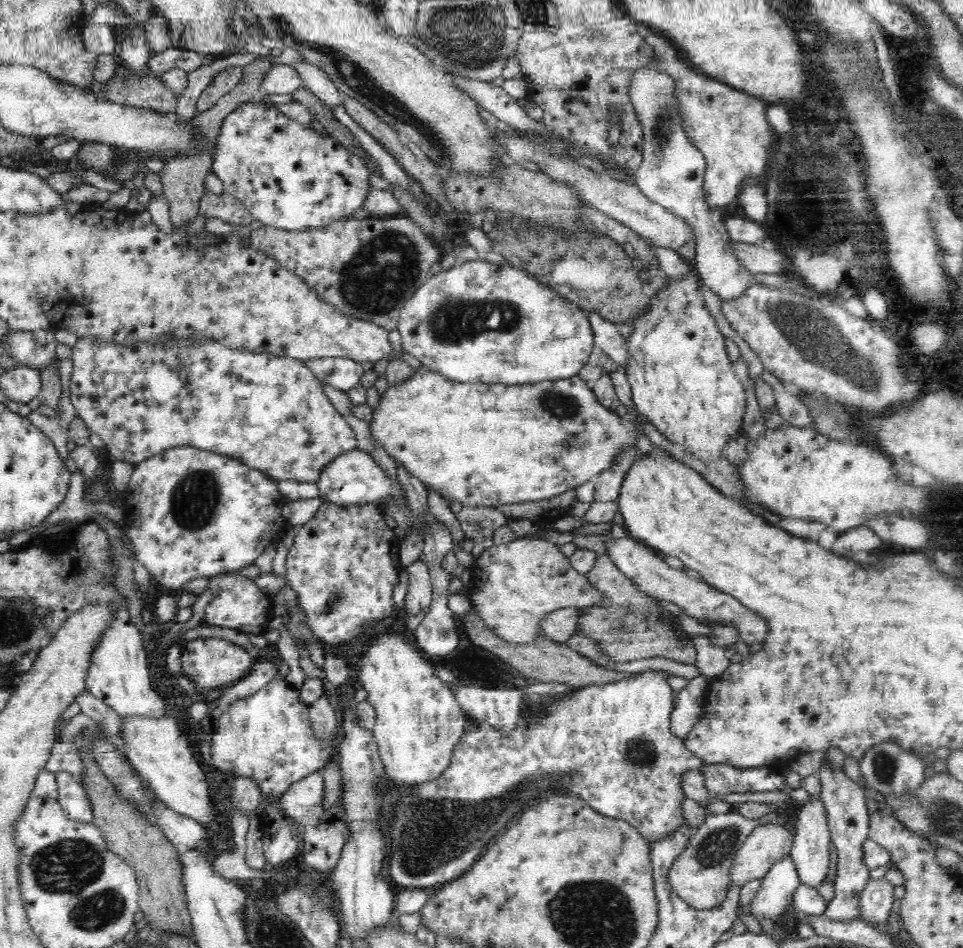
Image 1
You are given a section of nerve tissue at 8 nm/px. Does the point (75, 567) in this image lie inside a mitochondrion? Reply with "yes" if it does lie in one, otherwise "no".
no

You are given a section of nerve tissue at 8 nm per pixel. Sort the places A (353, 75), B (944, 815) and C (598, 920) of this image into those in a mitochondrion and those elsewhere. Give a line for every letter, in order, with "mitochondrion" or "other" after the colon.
A: mitochondrion
B: mitochondrion
C: mitochondrion

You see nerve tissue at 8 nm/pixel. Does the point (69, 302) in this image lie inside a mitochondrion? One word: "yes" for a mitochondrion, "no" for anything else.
no

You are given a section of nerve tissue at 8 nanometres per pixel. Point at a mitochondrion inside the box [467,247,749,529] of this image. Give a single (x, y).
(562, 406)

